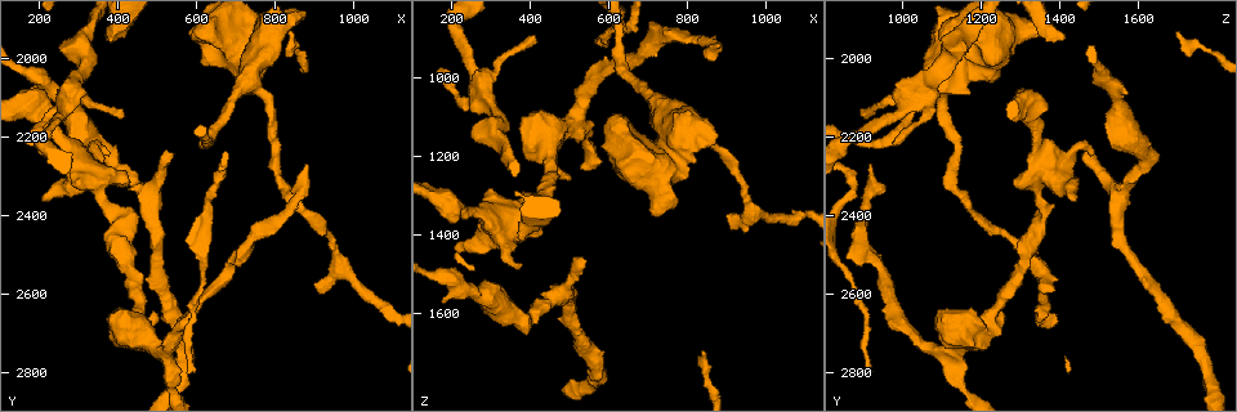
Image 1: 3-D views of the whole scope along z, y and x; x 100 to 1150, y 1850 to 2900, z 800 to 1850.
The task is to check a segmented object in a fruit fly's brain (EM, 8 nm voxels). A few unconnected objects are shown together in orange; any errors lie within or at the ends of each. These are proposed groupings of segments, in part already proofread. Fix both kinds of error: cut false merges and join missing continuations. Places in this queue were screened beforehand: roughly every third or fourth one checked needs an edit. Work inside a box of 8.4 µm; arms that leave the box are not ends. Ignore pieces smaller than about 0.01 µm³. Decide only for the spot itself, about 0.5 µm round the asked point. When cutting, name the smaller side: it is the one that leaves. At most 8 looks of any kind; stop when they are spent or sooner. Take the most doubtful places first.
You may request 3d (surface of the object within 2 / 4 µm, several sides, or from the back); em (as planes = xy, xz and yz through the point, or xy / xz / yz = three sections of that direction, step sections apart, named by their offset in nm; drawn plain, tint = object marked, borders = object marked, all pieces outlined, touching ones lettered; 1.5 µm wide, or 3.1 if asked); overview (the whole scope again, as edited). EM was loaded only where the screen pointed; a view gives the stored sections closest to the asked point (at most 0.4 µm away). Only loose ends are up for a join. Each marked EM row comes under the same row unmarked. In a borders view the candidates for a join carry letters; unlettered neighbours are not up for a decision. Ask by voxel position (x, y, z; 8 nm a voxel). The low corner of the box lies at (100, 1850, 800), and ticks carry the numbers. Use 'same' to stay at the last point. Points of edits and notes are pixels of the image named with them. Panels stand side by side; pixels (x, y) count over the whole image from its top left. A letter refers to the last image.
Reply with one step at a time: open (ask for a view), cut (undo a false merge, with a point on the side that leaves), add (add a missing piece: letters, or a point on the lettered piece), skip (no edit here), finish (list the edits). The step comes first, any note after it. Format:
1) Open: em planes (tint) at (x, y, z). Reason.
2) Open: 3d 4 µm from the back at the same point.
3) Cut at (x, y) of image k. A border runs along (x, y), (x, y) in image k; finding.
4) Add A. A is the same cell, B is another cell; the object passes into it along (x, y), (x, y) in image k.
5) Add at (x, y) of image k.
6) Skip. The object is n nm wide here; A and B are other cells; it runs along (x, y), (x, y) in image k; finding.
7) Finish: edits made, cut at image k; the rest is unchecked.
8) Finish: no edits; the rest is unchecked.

Open: 3d 2 µm at (375, 1960, 1405). An open end.

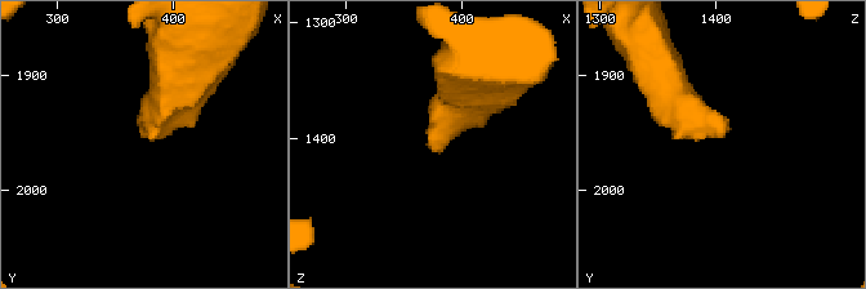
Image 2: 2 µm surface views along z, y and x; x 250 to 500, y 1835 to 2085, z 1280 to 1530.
Open: em yz step 8 (borders) at (372, 1956, 1404). Now the EM.

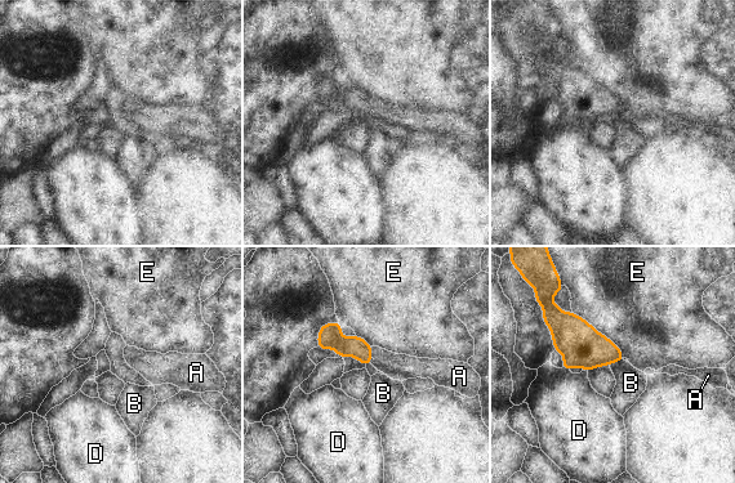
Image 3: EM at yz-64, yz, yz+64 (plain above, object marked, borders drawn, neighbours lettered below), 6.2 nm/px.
Add A. A is the same cell, B, D and E are other cells; the neuron continues.

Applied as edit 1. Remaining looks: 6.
Open: em xz step 4 (borders) at (530, 2245, 1455). Free end.

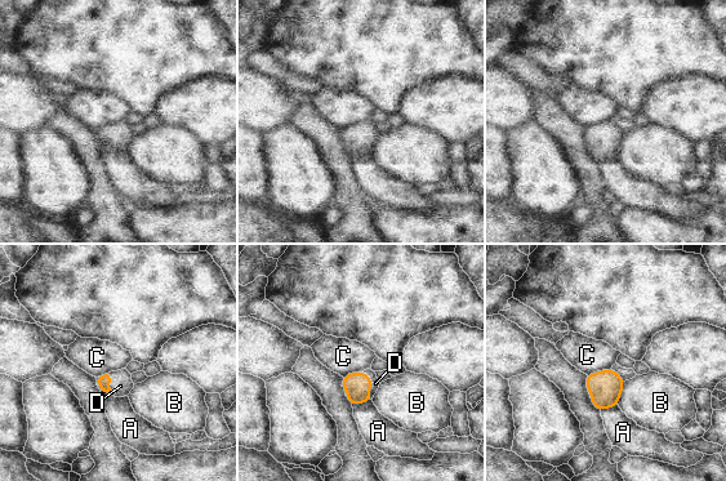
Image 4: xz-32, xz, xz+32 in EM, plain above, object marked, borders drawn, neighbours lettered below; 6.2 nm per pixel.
Open: em planes (borders) at the same point.

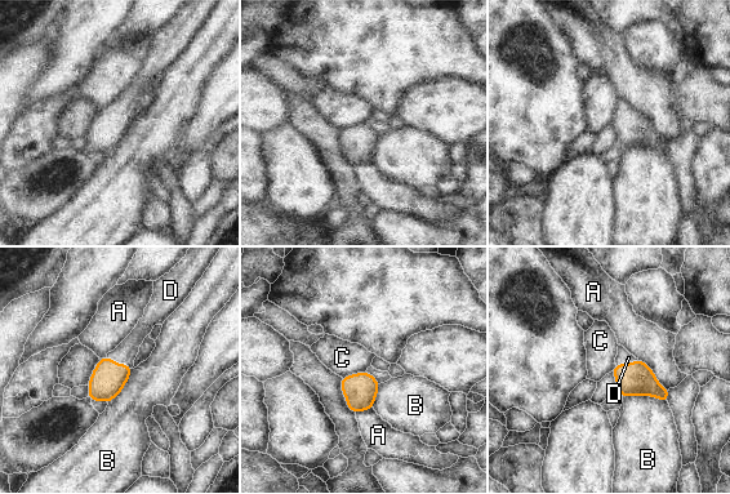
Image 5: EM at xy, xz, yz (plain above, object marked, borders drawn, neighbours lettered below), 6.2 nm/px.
Add D. D is the same cell, A, B and C are other cells; the object passes into it along (107, 379), (119, 364), (127, 351) in image 5; the neuron continues.

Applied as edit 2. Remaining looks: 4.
Open: overview.

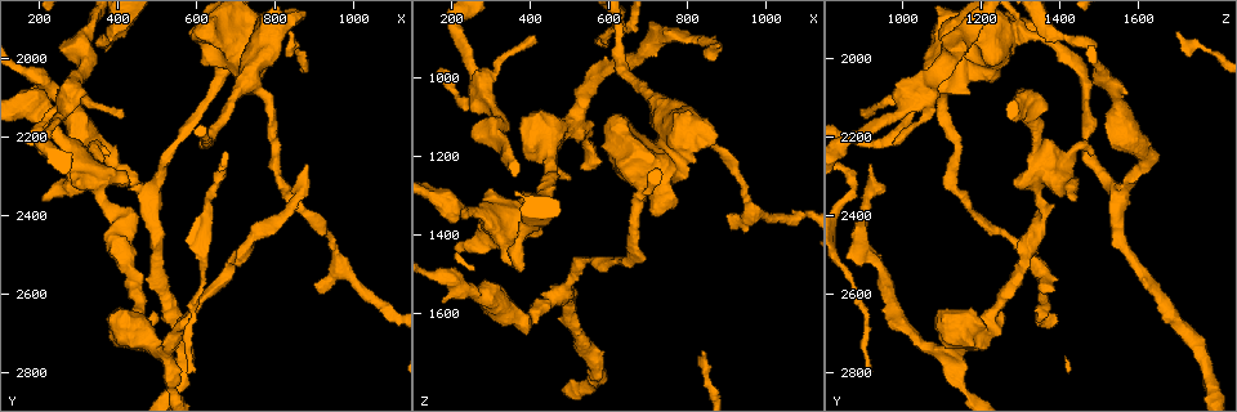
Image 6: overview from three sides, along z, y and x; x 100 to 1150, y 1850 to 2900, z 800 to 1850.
Open: 3d 4 µm at (575, 2805, 900). Thin end.

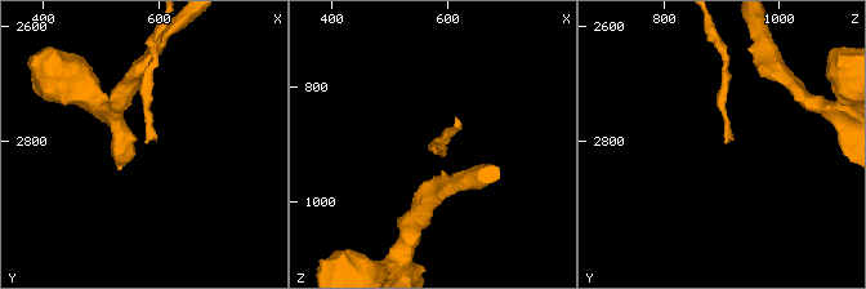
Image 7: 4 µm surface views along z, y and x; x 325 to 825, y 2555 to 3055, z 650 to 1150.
Open: em xz step 4 (tint) at (575, 2800, 900). Now the EM.

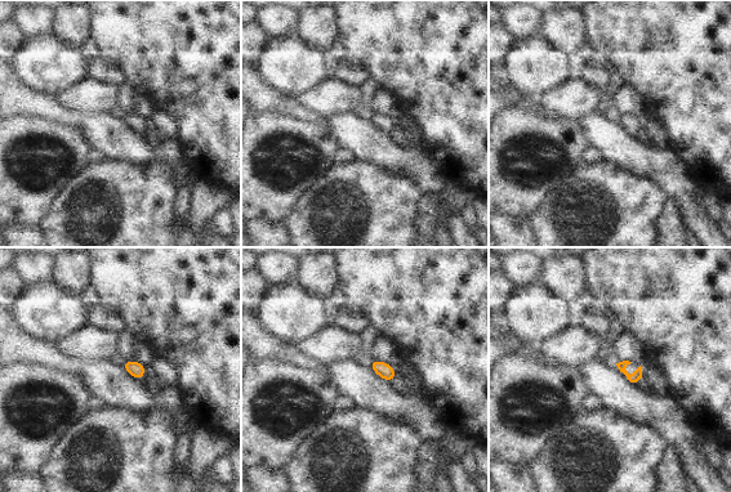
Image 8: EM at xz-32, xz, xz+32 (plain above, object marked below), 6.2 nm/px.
Open: em planes (borders) at the same point.

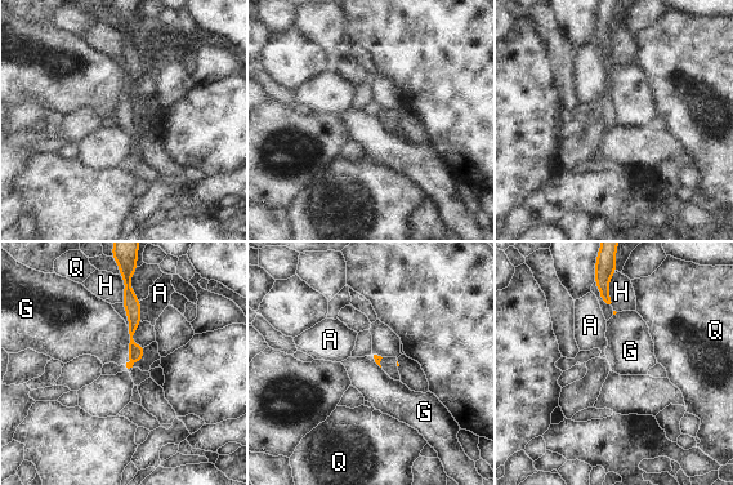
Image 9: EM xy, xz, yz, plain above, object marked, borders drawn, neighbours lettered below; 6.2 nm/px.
Skip. A, G, H and Q are other cells; it runs along (128, 288), (135, 359) in image 9; no lettered piece goes on from it.

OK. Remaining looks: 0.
Finish: edits made, add at image 3, add at image 5; the rest is unchecked.

